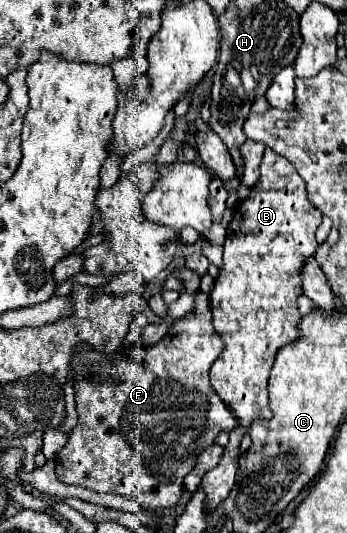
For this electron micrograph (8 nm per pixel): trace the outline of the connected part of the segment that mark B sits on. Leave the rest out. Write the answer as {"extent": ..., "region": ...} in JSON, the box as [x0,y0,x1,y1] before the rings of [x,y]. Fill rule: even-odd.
{"extent":[210,148,322,436],"region":[[[266,148],[260,164],[260,180],[252,188],[252,194],[246,200],[238,202],[234,208],[234,218],[228,224],[228,230],[232,232],[226,234],[224,242],[224,264],[220,266],[220,276],[216,278],[214,290],[210,292],[214,330],[224,340],[224,350],[210,368],[210,384],[238,416],[238,436],[250,428],[252,420],[268,420],[272,416],[268,398],[268,374],[272,370],[278,348],[292,342],[294,336],[298,338],[296,324],[300,312],[296,308],[296,298],[298,294],[302,294],[300,268],[318,246],[314,232],[320,222],[322,212],[306,200],[306,188],[300,174],[286,158]]]}

